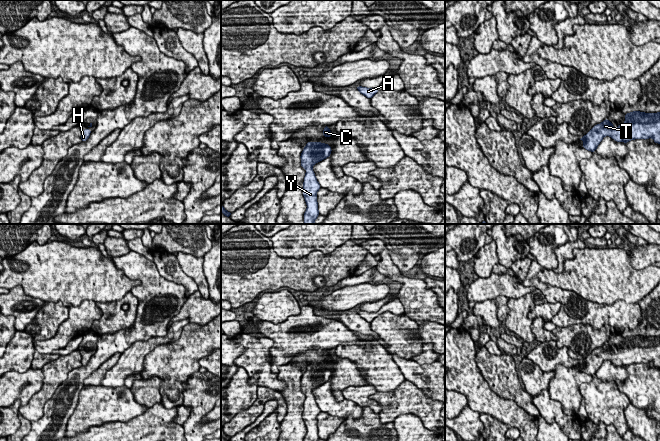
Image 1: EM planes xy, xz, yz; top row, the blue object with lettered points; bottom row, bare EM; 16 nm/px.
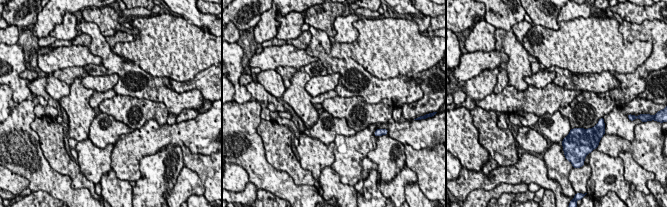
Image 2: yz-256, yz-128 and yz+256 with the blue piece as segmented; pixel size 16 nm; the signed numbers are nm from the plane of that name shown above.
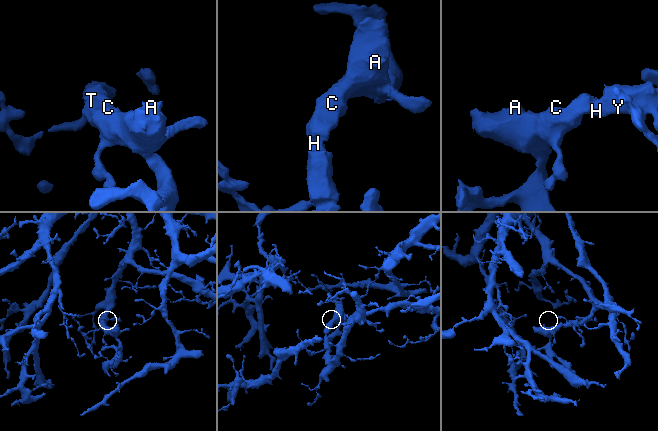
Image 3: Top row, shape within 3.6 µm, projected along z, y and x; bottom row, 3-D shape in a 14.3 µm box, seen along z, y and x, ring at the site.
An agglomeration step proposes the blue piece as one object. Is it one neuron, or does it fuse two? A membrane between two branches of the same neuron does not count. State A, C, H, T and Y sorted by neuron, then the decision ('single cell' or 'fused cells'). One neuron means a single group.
A C H T Y; single cell

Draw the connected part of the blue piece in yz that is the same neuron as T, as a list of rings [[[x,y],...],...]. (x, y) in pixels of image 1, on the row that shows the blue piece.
[[[633,111],[625,114],[625,122],[616,129],[613,124],[605,119],[602,123],[595,125],[580,140],[584,141],[583,148],[595,152],[605,136],[610,136],[617,142],[627,143],[634,139],[652,138],[655,143],[660,144],[660,112],[644,113]]]

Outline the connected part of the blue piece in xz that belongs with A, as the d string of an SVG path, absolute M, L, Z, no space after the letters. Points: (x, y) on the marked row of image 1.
M358 86L356 88L361 94L369 99L371 99L379 91L377 88L366 88L362 86Z

